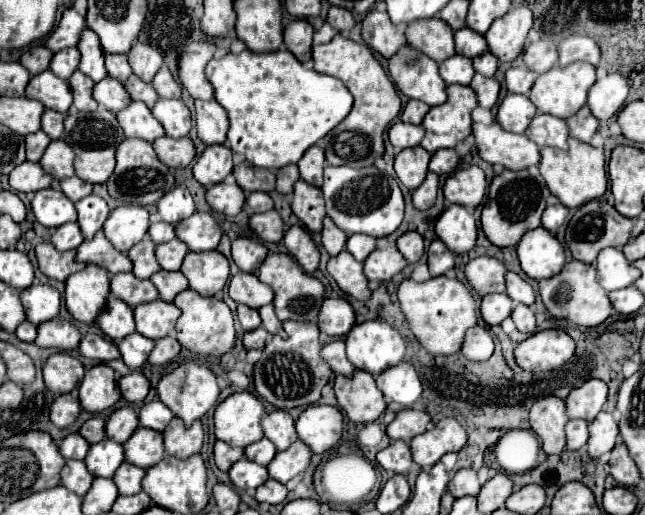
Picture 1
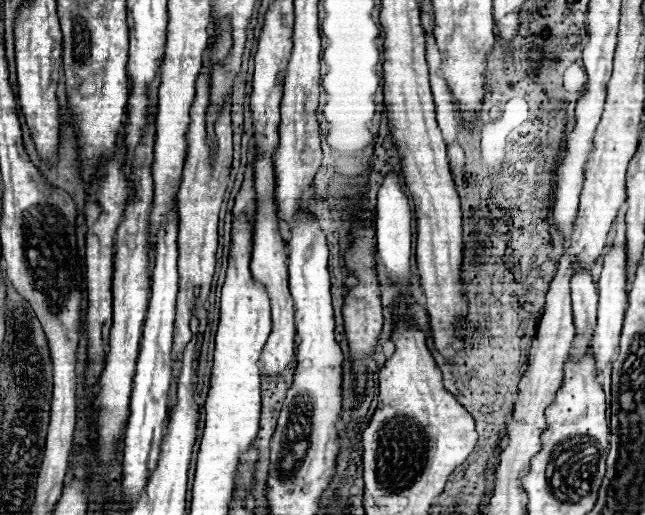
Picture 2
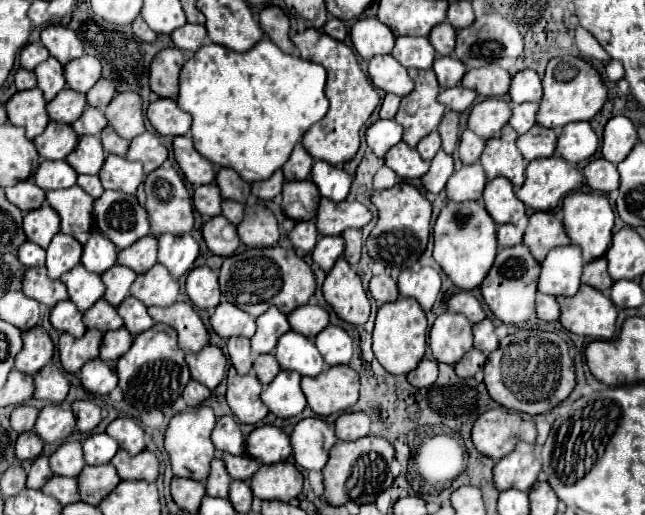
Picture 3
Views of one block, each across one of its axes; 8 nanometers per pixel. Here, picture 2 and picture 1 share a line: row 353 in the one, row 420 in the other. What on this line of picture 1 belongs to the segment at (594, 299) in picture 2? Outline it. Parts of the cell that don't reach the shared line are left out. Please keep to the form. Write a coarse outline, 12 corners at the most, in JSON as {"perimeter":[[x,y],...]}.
{"perimeter":[[588,422],[566,424],[568,450],[580,450],[588,442]]}

